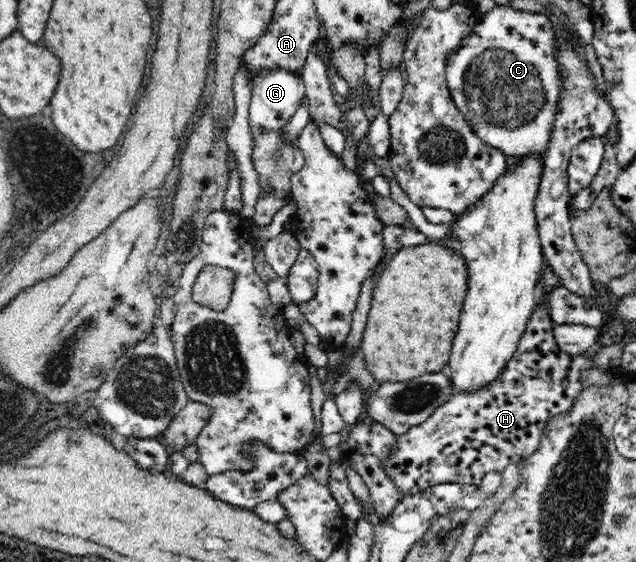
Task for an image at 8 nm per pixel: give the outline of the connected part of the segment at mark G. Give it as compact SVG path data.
M264 69L251 78L252 95L248 117L250 124L250 138L252 150L250 158L254 170L257 171L260 191L252 219L259 226L268 225L278 210L289 204L291 175L305 167L305 157L298 149L298 143L291 143L283 137L283 128L287 126L289 118L295 114L301 99L306 96L306 88L300 73L290 73L282 69Z

